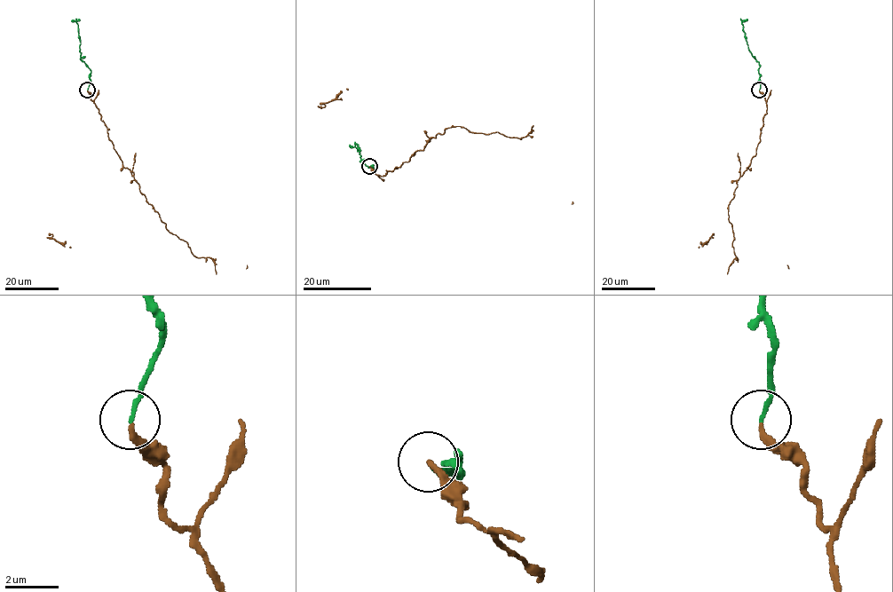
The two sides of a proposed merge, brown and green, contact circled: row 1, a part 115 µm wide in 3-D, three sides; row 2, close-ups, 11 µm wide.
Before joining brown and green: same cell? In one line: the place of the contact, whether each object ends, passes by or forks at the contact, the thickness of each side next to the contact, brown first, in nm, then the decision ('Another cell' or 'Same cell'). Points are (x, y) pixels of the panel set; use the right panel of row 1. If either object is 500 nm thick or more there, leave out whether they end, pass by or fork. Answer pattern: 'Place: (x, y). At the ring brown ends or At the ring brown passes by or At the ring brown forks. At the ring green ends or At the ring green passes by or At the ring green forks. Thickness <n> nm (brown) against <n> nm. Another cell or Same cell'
Place: (759, 90). At the ring brown ends. At the ring green ends. Thickness 240 nm (brown) against 150 nm. Same cell

